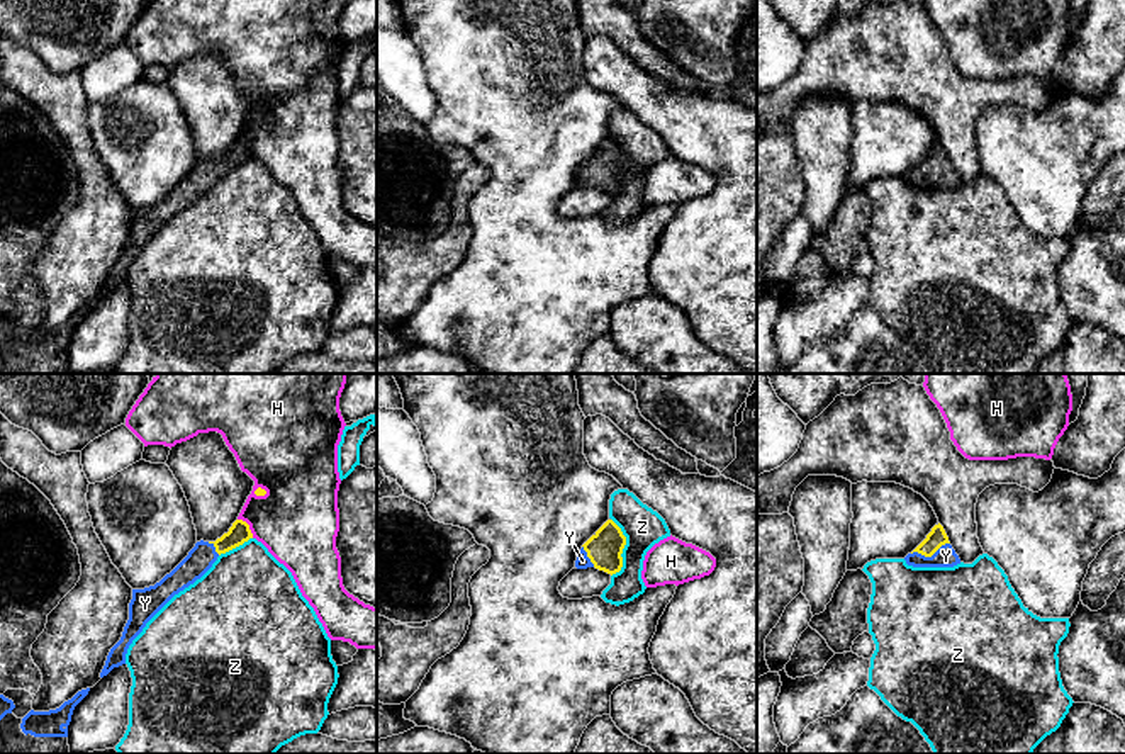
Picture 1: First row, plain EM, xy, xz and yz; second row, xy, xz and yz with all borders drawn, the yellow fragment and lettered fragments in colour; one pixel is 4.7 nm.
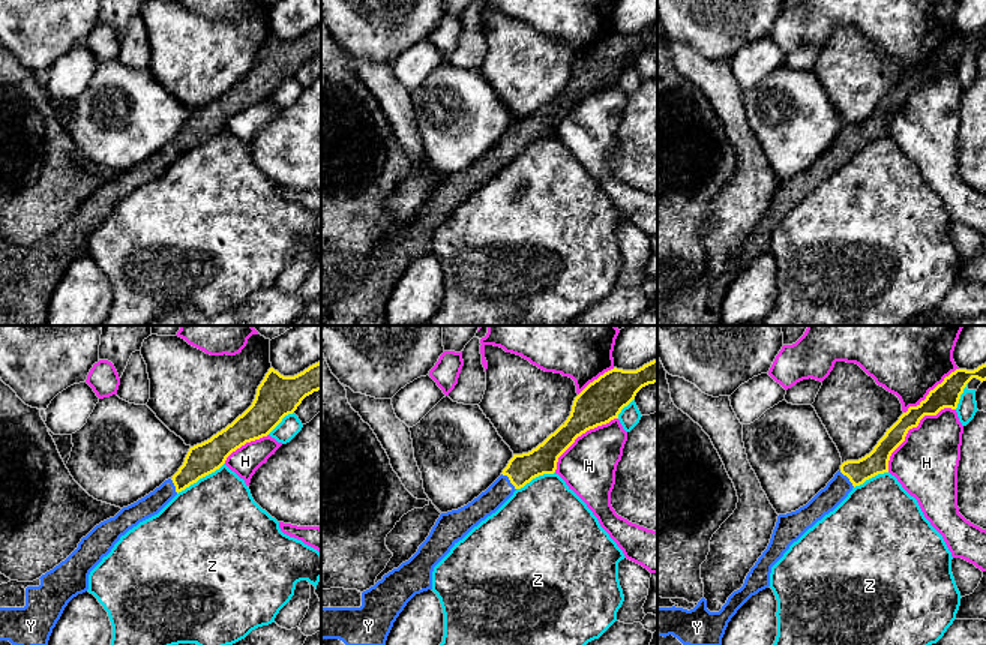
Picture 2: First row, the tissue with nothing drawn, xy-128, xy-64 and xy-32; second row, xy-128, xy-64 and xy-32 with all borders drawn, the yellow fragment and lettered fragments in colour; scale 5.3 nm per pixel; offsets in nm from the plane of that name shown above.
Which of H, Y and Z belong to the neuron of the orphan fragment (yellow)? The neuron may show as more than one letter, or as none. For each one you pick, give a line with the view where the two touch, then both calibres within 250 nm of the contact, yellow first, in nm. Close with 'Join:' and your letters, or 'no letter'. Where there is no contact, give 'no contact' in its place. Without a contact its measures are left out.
Y: contact in yz; calibres 90 and 100 nm
Join: Y

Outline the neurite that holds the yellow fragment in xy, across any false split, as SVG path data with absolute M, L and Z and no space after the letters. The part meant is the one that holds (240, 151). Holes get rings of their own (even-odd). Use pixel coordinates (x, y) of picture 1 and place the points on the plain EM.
M236 139L229 151L215 161L197 161L188 175L160 202L144 209L132 209L129 239L120 260L110 268L100 297L107 295L114 287L126 284L126 273L132 260L175 214L200 199L221 173L243 165L249 158L253 158L249 144Z

